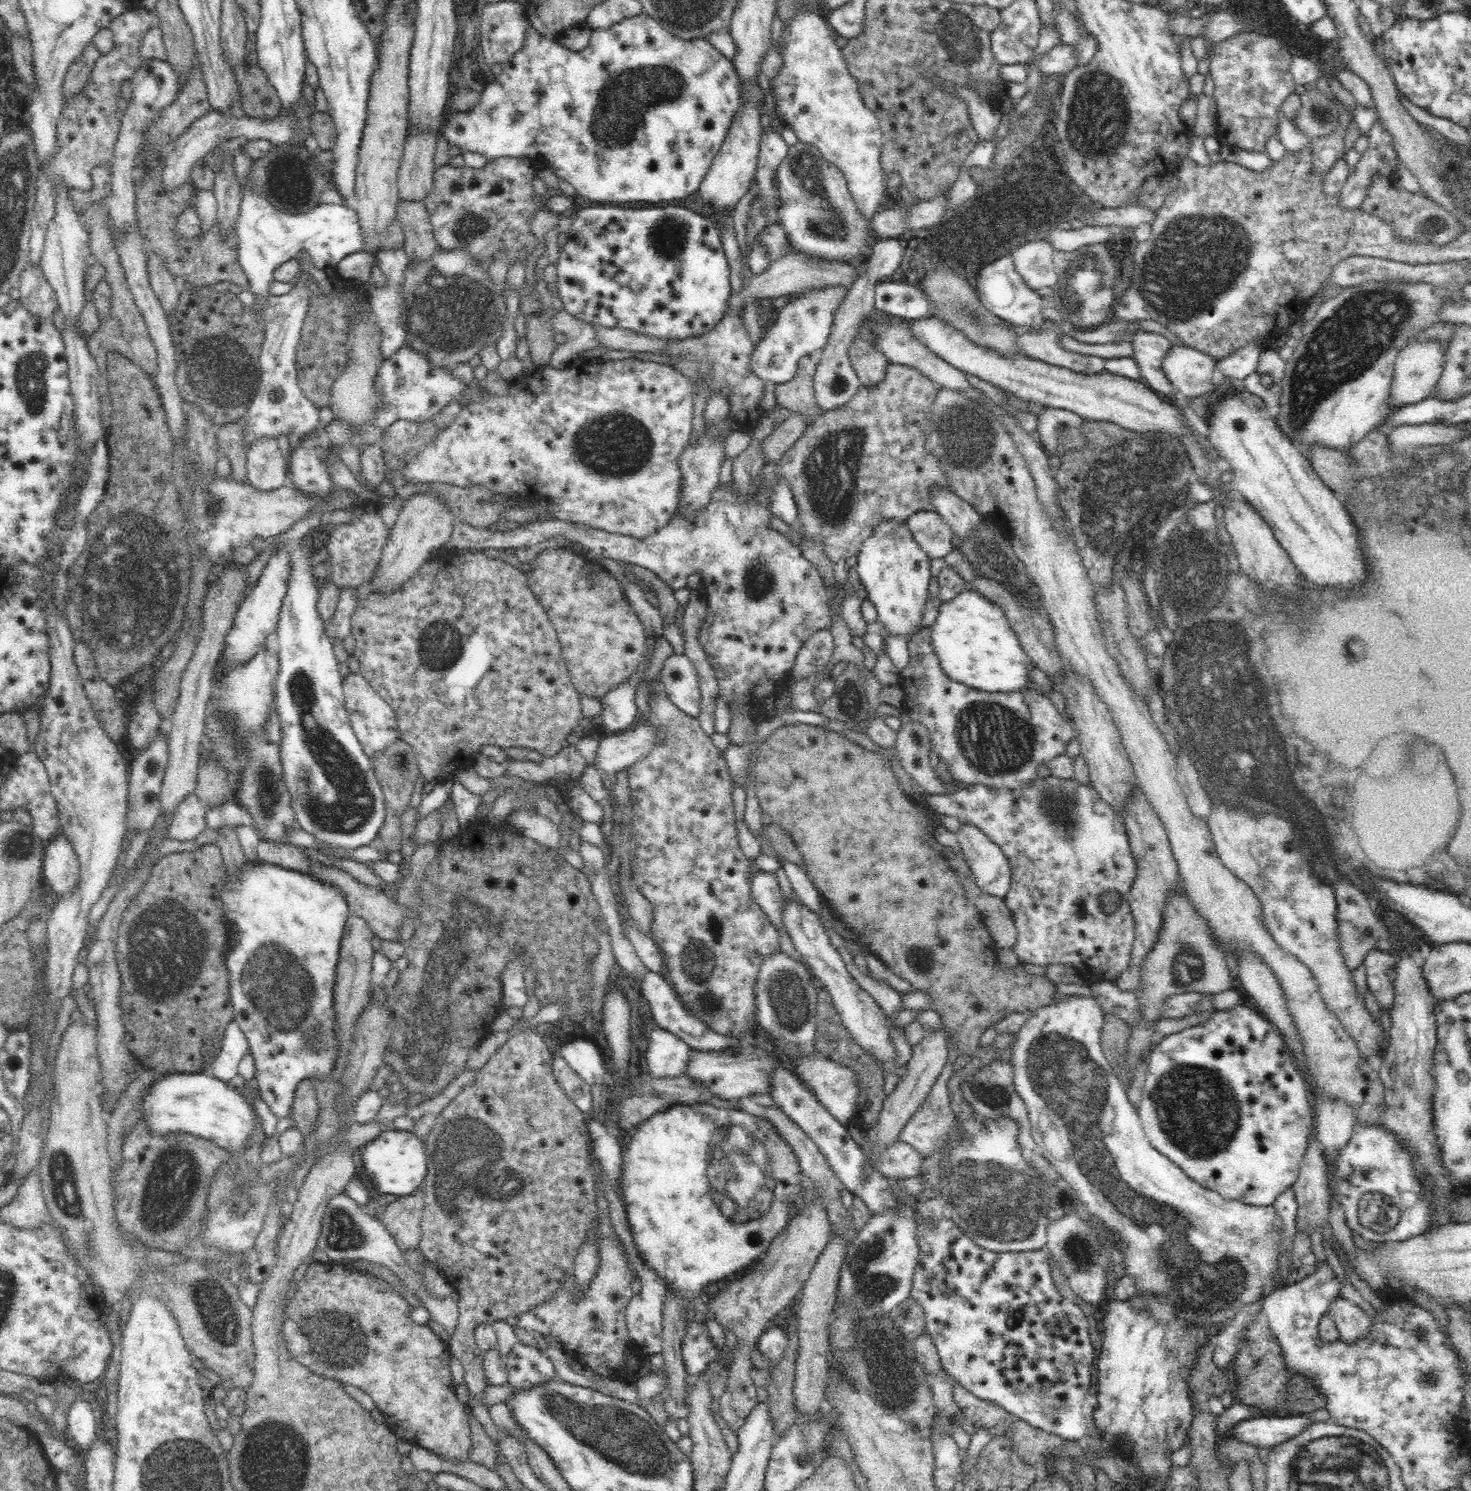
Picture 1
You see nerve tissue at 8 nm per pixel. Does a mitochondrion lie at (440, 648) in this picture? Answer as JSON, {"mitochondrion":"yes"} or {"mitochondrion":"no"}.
{"mitochondrion":"yes"}

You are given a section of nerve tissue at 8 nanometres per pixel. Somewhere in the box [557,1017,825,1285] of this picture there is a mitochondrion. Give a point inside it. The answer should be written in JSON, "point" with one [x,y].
{"point":[742,1184]}

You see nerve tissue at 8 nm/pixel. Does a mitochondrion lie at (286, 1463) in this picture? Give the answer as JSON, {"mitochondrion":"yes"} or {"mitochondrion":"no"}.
{"mitochondrion":"yes"}

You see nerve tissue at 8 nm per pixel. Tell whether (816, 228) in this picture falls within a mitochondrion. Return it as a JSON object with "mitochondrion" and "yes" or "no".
{"mitochondrion":"no"}

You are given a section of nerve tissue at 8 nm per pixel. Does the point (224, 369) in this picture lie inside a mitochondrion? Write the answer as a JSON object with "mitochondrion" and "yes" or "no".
{"mitochondrion":"yes"}

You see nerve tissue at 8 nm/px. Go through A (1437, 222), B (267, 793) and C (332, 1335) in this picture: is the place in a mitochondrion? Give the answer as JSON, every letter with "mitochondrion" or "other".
{"A":"mitochondrion","B":"mitochondrion","C":"mitochondrion"}

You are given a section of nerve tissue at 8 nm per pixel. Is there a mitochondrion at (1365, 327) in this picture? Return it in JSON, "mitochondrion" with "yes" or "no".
{"mitochondrion":"yes"}

